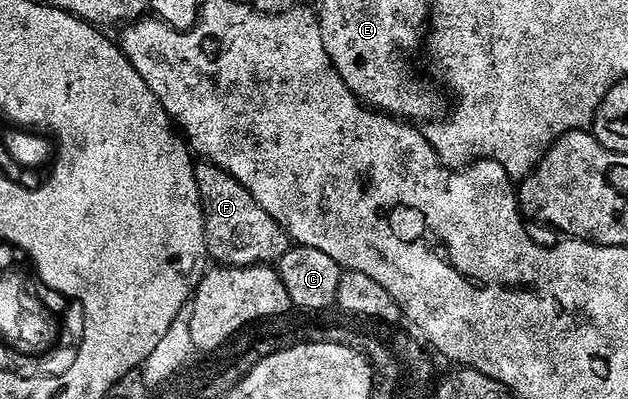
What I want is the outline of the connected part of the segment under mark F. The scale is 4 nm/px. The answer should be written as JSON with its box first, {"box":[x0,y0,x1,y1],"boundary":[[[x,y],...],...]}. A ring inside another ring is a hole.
{"box":[194,160,292,266],"boundary":[[[205,160],[194,163],[198,181],[198,195],[202,201],[202,215],[206,225],[206,252],[215,263],[223,266],[256,266],[274,264],[292,245],[285,226],[277,222],[228,172]]]}

